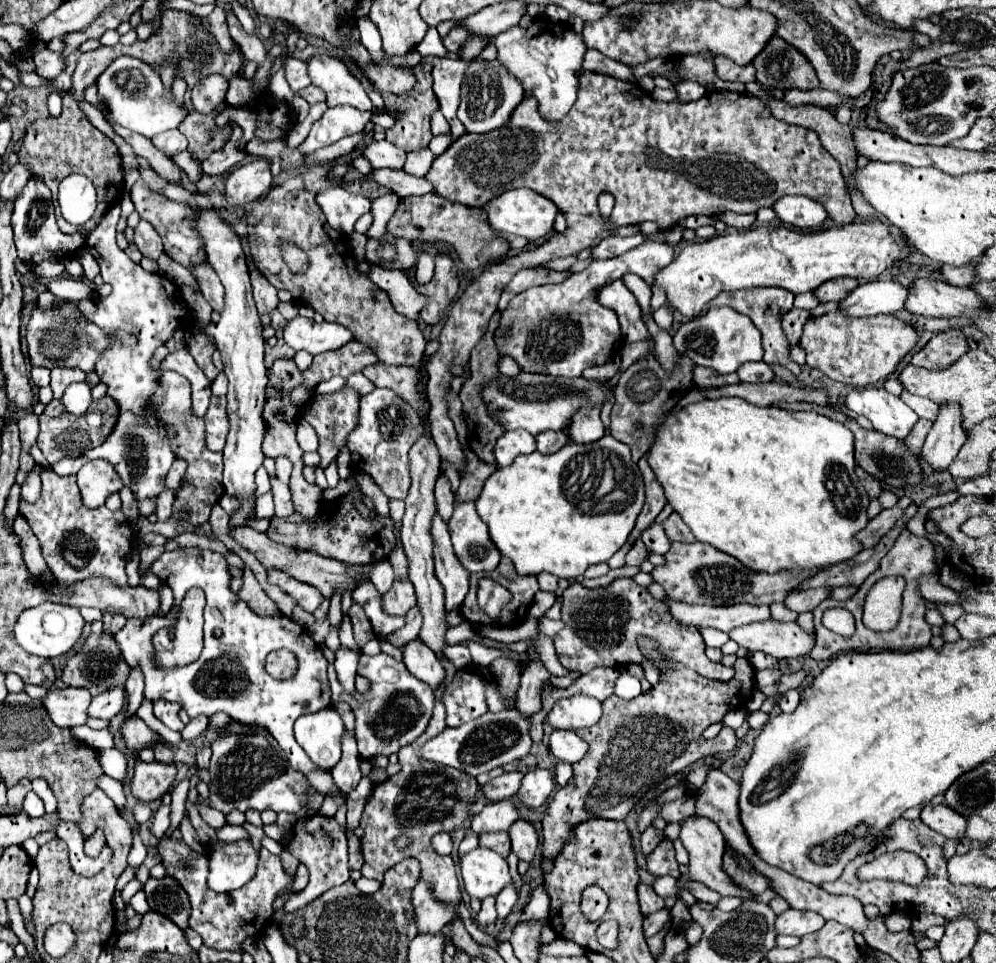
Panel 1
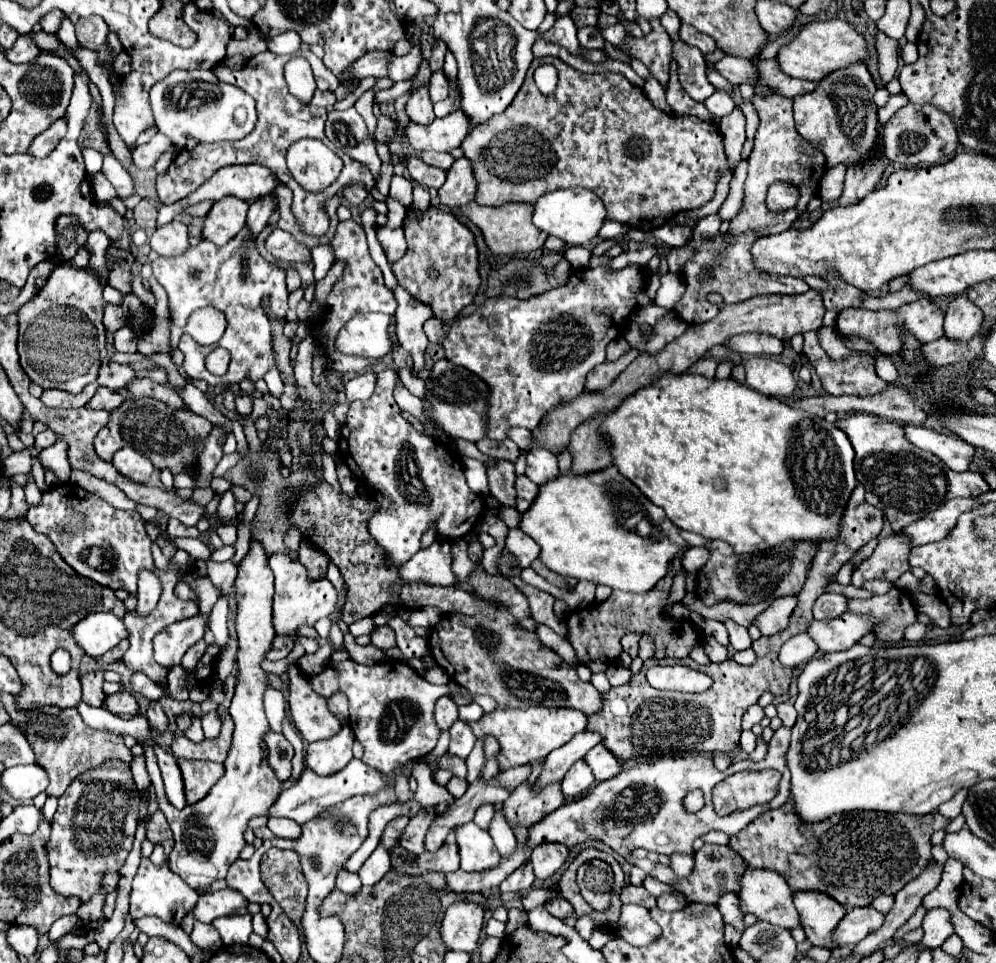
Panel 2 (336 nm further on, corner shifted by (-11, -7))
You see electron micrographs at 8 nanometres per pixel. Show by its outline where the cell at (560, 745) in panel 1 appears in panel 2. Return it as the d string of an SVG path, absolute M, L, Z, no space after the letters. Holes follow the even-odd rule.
M597 744L587 756L585 756L589 768L593 770L593 776L597 782L617 776L623 770L623 764L619 758L615 758L603 744Z

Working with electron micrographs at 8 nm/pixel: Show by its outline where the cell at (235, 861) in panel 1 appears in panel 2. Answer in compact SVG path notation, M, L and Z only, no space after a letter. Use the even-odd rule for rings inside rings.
M225 888L221 892L203 894L199 898L197 906L193 908L193 916L197 922L211 924L215 918L227 916L239 908L245 908L245 906L247 906L247 900L243 900L243 896L239 896L239 892Z

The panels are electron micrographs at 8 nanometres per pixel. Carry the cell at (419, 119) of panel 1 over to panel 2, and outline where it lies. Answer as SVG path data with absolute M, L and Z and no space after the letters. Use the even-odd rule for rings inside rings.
M427 86L419 88L411 94L411 98L405 104L405 110L407 110L409 120L415 124L431 124L431 120L435 120L433 104L427 96Z

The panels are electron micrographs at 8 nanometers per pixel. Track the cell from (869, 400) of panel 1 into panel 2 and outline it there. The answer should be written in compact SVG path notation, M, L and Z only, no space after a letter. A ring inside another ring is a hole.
M905 426L905 436L917 448L935 454L941 462L945 462L953 472L967 472L975 454L975 446L959 440L957 436L947 436L937 430L929 430L923 426Z

